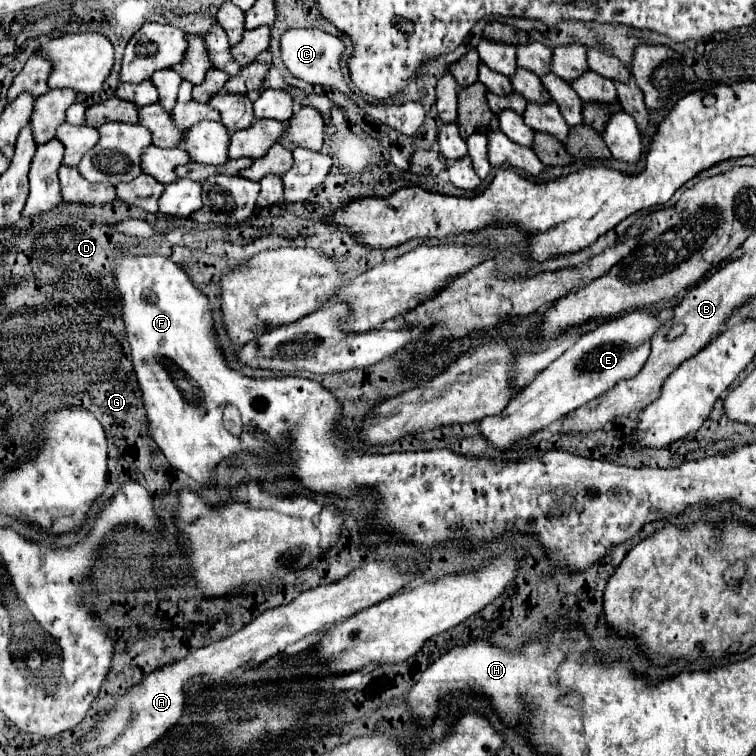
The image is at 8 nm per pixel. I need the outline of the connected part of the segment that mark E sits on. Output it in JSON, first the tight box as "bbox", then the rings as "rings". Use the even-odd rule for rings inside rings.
{"bbox":[480,310,684,450],"rings":[[[646,310],[626,312],[602,322],[598,328],[586,332],[570,350],[566,350],[558,360],[554,360],[546,370],[542,370],[526,388],[522,388],[520,394],[512,398],[512,402],[508,404],[508,408],[504,408],[502,414],[482,418],[480,432],[494,448],[506,450],[512,448],[512,444],[518,438],[546,428],[562,416],[570,414],[572,410],[588,404],[590,400],[610,390],[616,382],[638,374],[638,370],[650,356],[650,338],[662,326],[668,326],[668,340],[684,332],[682,324],[676,324],[672,320],[662,322],[656,314]]]}

